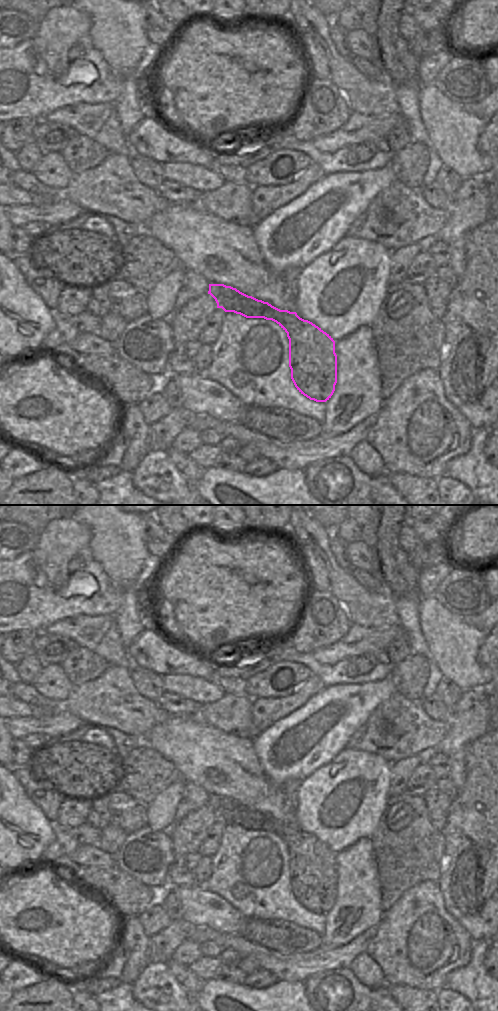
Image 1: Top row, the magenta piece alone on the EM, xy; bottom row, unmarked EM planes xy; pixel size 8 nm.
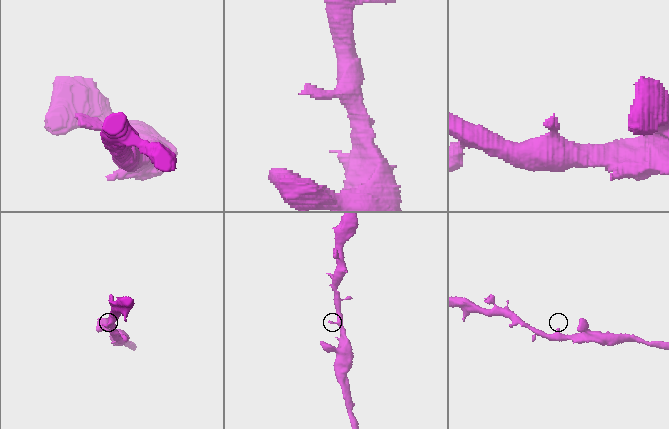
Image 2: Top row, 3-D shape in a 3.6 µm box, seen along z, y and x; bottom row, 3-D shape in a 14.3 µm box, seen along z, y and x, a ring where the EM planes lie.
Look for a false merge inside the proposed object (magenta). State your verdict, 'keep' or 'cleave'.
keep

